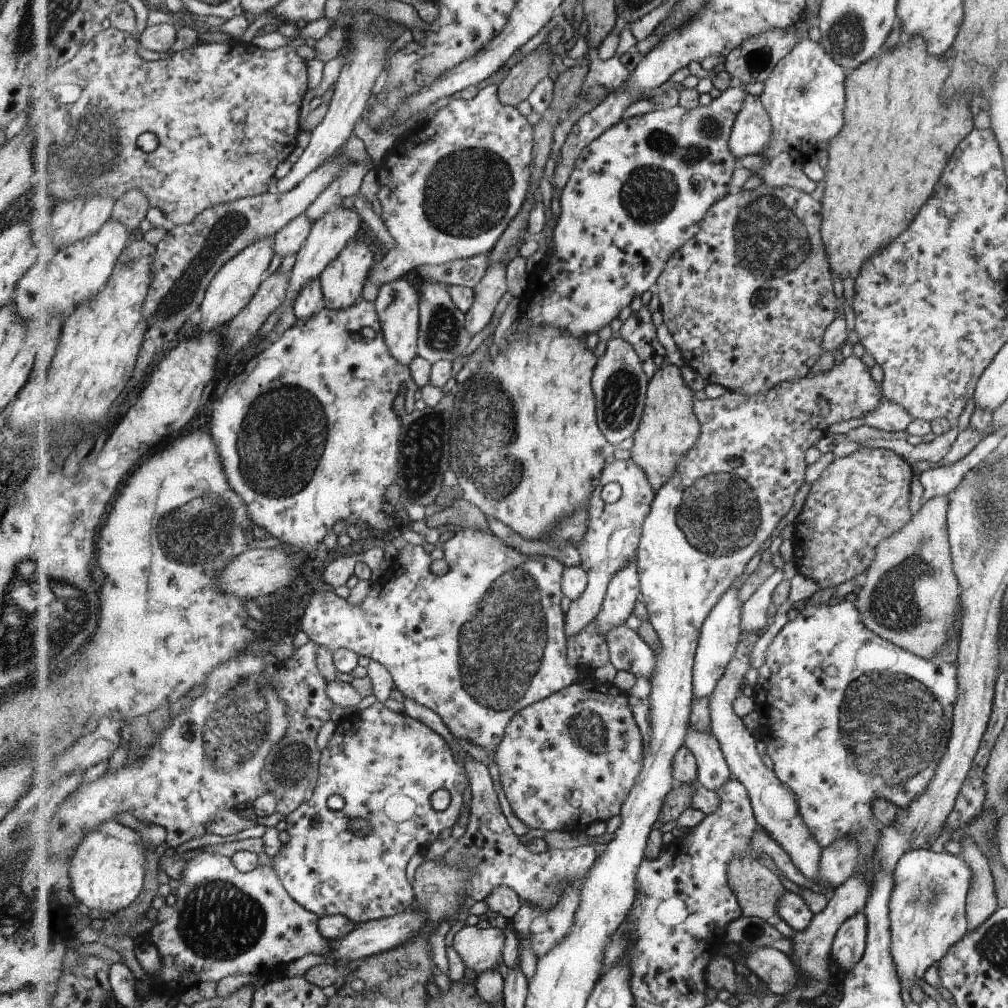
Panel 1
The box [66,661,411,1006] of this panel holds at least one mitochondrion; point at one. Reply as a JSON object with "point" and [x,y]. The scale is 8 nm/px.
{"point":[217,920]}

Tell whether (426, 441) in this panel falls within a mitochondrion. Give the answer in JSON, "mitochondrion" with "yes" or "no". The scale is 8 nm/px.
{"mitochondrion":"yes"}

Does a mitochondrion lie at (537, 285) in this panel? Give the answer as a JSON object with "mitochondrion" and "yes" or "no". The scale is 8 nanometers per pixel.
{"mitochondrion":"no"}

